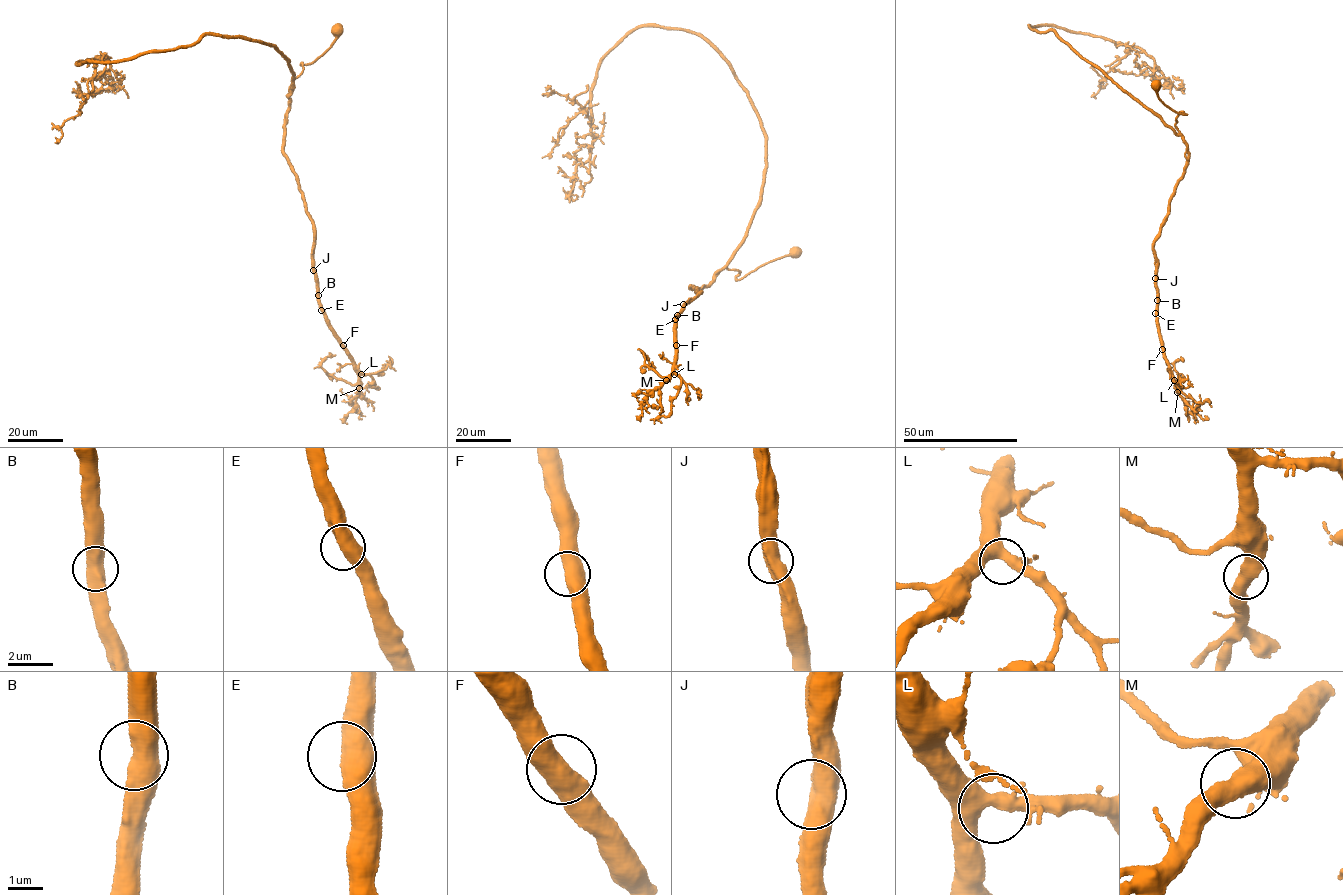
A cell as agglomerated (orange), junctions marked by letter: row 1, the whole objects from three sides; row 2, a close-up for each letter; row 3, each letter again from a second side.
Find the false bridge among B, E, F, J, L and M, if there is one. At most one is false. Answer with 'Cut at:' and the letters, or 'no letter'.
Cut at: no letter

